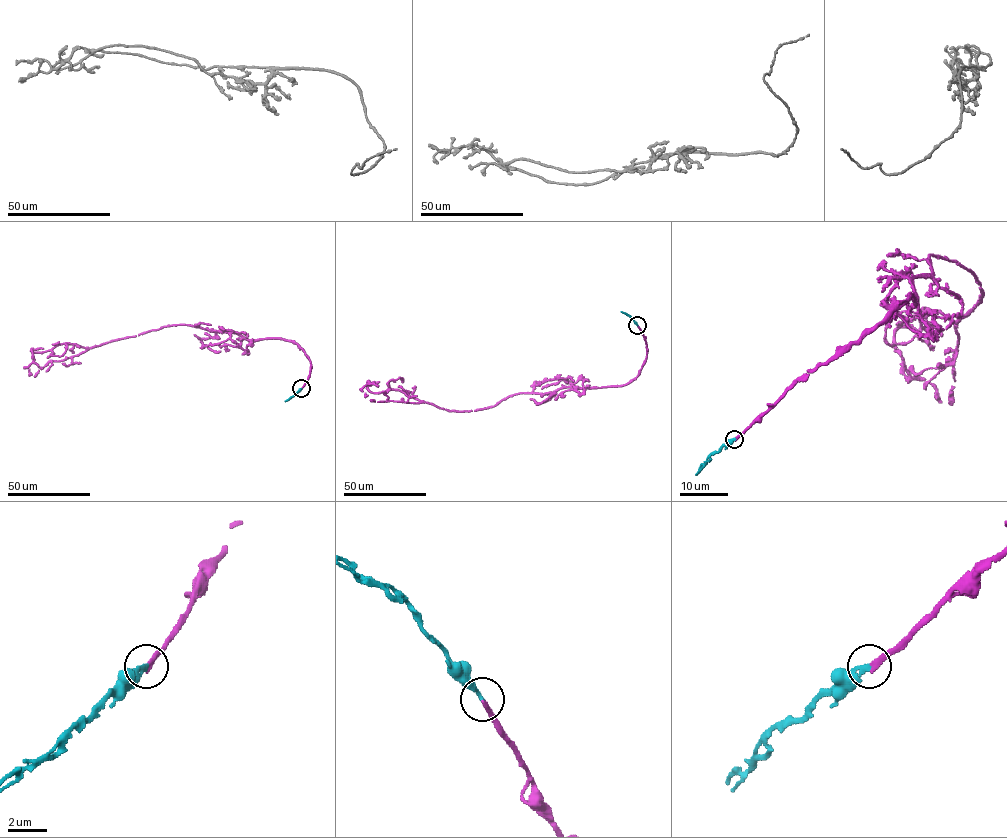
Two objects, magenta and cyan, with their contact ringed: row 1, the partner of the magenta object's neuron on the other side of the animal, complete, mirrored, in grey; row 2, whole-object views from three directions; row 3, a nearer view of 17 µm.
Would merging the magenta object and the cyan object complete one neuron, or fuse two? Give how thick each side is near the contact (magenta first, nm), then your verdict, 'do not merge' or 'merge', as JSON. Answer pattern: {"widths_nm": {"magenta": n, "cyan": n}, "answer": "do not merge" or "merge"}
{"widths_nm": {"magenta": 280, "cyan": 240}, "answer": "merge"}

